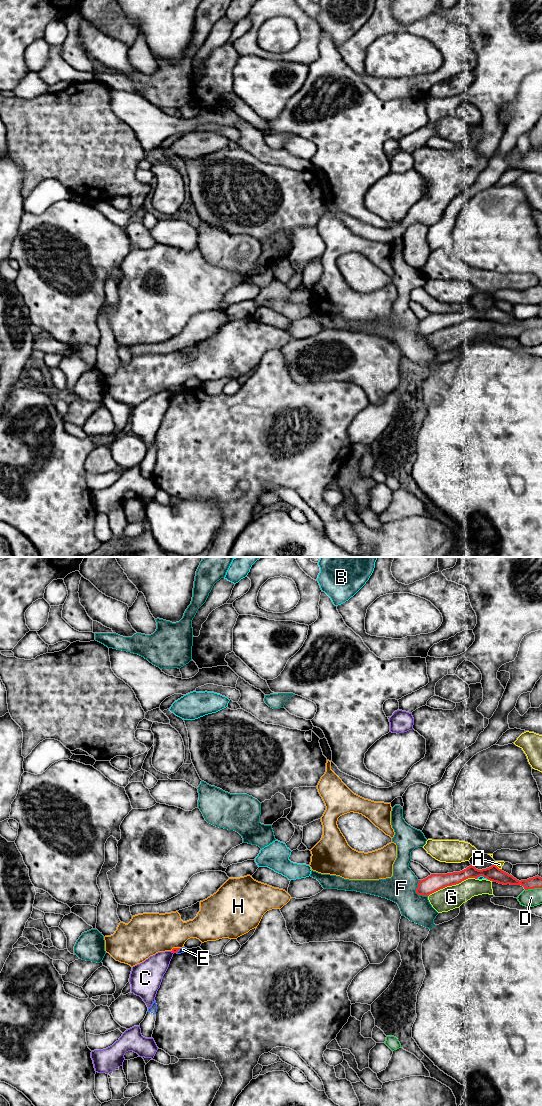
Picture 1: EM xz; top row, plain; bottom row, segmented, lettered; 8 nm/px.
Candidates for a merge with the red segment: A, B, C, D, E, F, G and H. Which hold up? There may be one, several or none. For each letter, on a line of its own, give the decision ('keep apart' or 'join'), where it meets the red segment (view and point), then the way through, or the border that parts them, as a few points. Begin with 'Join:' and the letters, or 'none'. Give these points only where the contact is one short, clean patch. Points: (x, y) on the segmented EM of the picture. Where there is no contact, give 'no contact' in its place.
Join: none
A: keep apart; meets red in xz at (496, 866)
B: keep apart; meets red in xz at (482, 875)
C: keep apart; meets red in xz at (172, 951); border along xz (170, 951), (173, 953)
D: keep apart; meets red in xz at (533, 888)
E: keep apart; meets red in xz at (178, 950); border along xz (180, 948), (176, 952)
F: keep apart; meets red in xz at (416, 892)
G: keep apart; meets red in xz at (452, 884)
H: keep apart; meets red in xz at (174, 948)

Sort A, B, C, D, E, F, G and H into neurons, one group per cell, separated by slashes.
A / B / C / D / E / F / G / H

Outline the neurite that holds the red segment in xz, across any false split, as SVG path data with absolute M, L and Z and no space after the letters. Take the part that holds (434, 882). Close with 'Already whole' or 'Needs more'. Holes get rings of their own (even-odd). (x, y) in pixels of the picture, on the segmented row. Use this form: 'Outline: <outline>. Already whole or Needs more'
Outline: M495 864L489 868L478 870L470 865L460 872L453 872L447 874L431 874L423 880L419 880L416 893L418 895L429 896L430 894L443 889L447 886L452 886L461 883L468 878L475 878L483 876L490 881L497 882L503 885L521 885L525 890L542 888L542 878L535 876L527 880L517 880L512 875L502 871Z. Already whole

